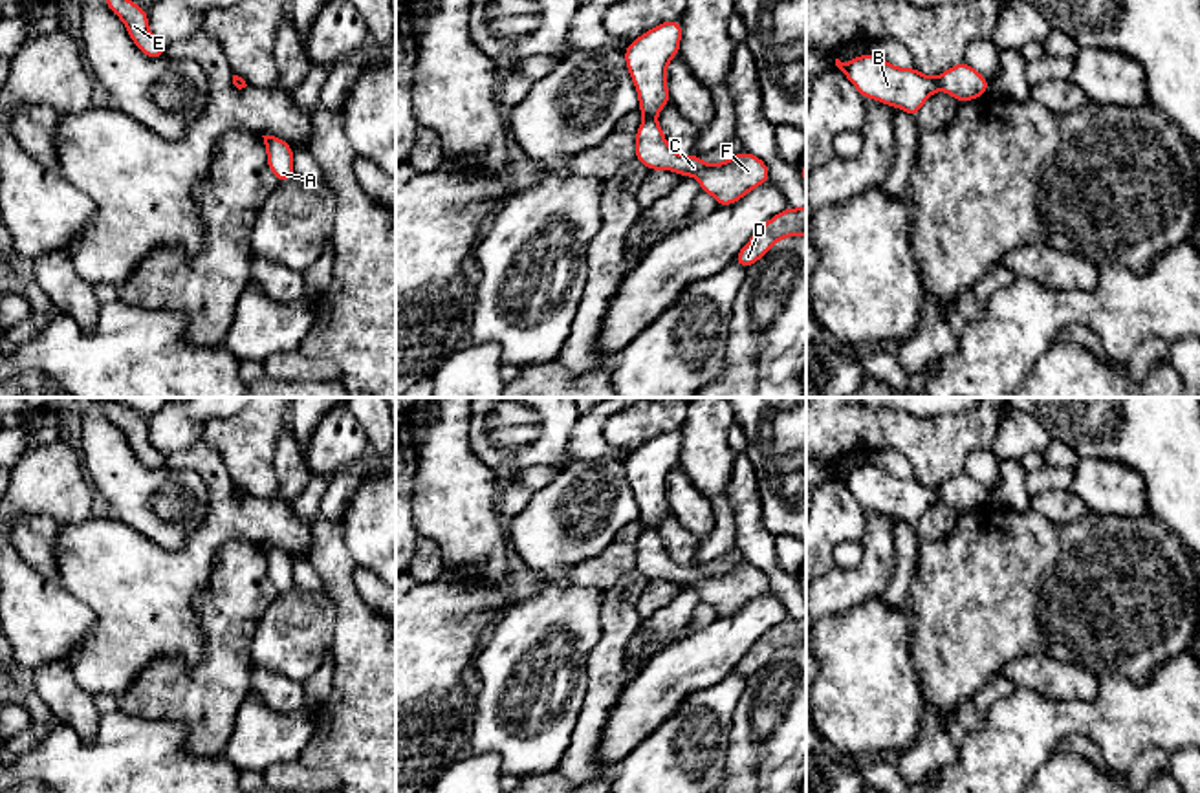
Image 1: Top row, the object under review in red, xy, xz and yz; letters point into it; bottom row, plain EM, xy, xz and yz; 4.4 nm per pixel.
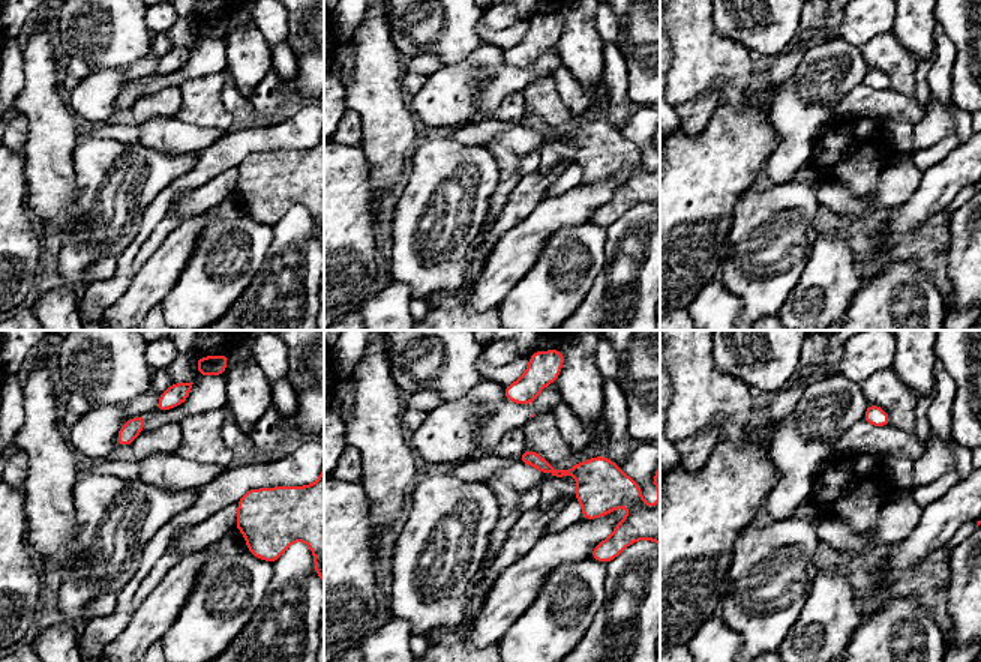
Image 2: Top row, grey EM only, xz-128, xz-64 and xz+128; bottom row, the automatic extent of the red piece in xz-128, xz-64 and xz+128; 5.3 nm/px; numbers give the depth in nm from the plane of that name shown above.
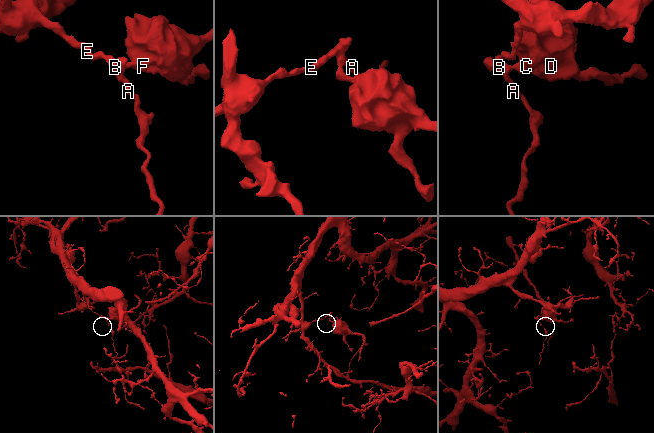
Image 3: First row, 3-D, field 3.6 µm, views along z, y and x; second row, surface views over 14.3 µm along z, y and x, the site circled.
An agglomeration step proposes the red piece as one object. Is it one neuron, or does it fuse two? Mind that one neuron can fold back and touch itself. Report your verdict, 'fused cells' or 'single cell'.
fused cells

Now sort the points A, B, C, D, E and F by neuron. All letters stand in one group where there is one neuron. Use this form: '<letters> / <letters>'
A B E / C D F

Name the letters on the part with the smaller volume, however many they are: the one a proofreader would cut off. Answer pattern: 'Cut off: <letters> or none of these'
Cut off: C, D, F

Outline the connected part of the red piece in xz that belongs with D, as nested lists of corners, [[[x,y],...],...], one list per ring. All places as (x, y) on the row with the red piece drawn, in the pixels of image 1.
[[[806,205],[801,209],[788,207],[775,214],[751,236],[751,240],[733,258],[733,264],[747,269],[784,236],[806,236]]]

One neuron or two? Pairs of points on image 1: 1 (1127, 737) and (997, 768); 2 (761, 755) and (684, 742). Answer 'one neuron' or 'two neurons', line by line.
1: one neuron
2: two neurons

